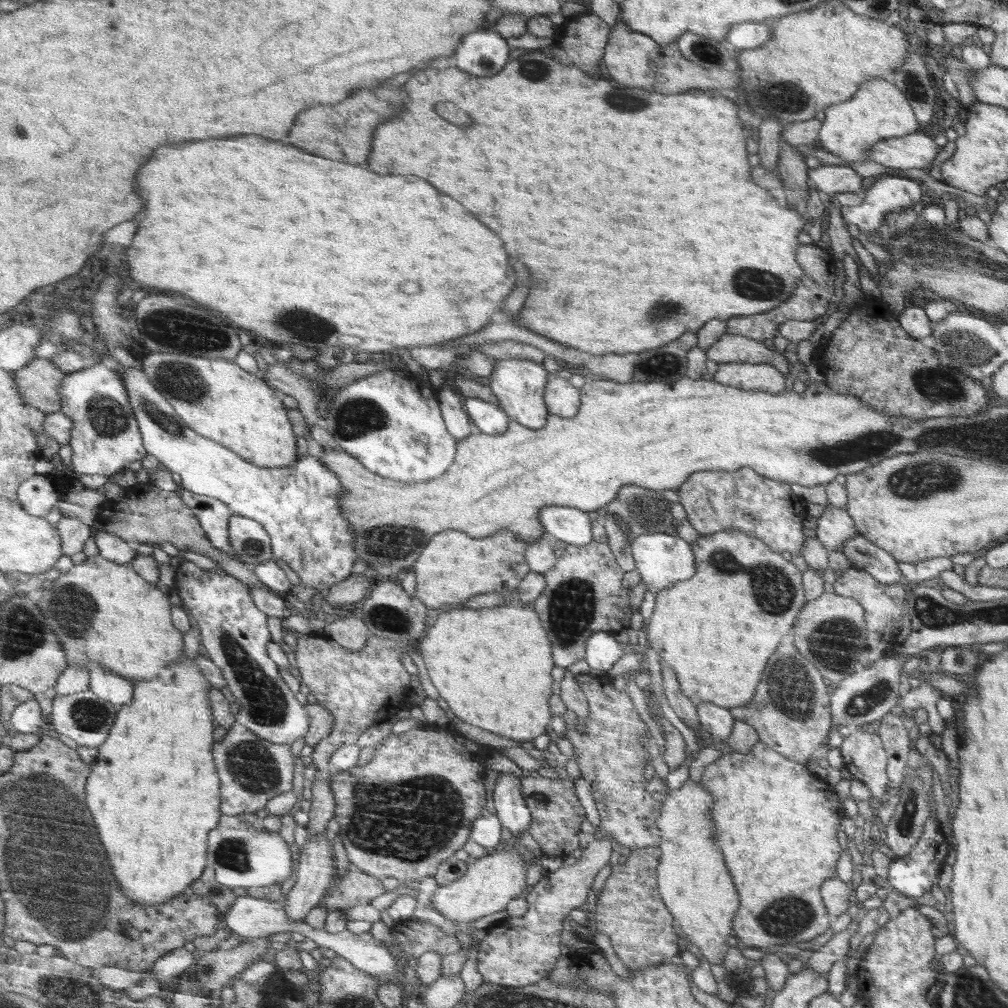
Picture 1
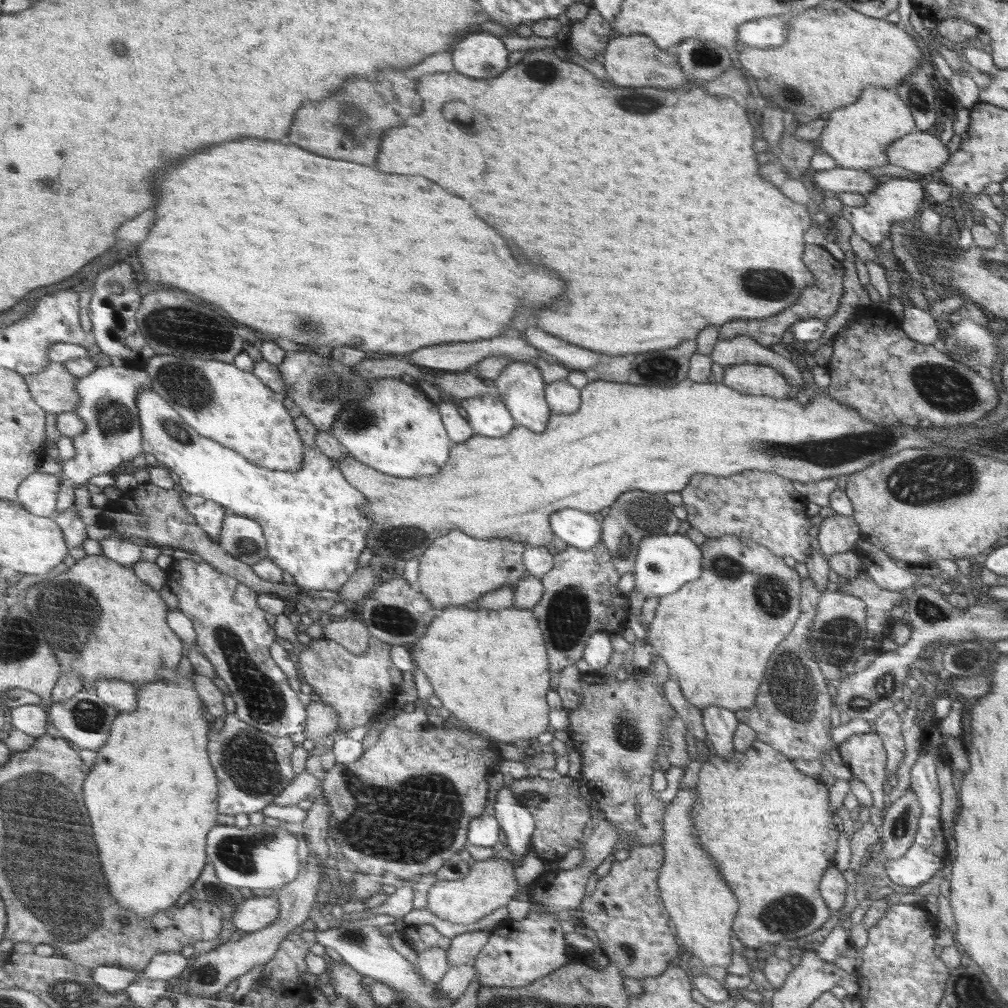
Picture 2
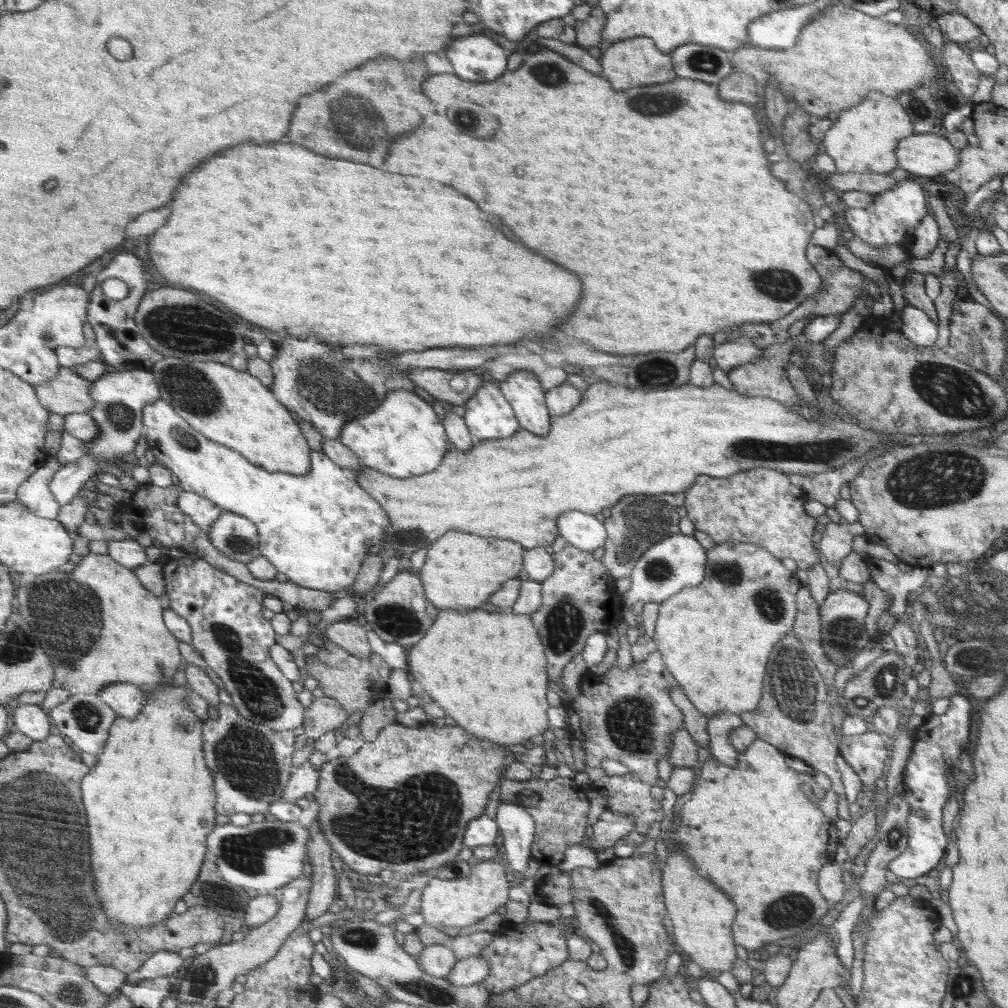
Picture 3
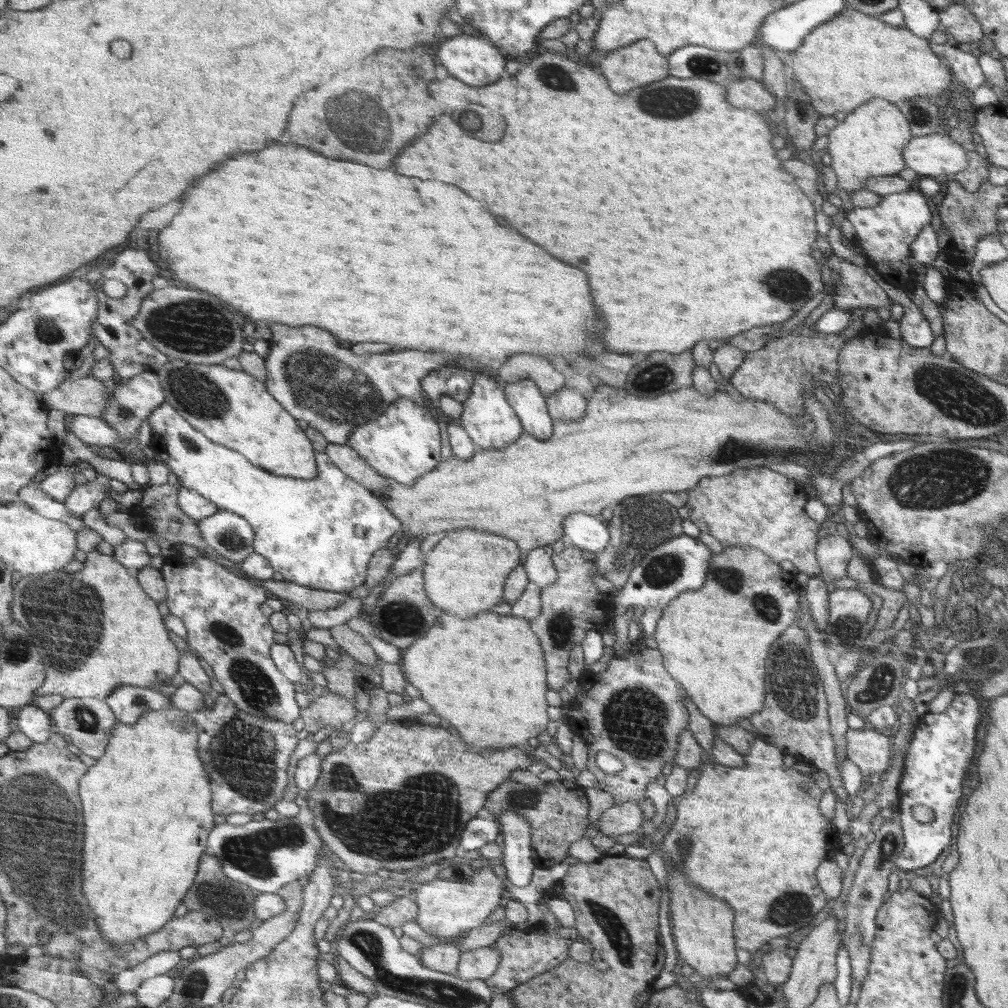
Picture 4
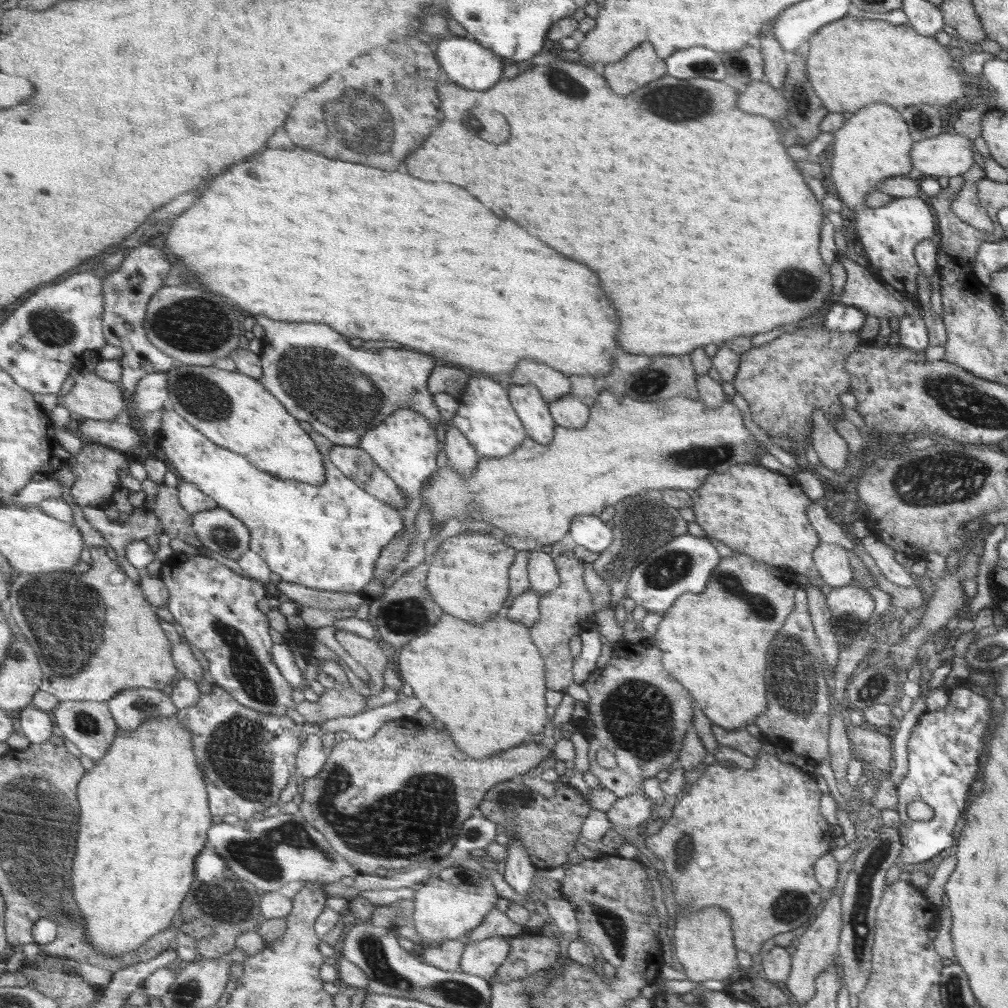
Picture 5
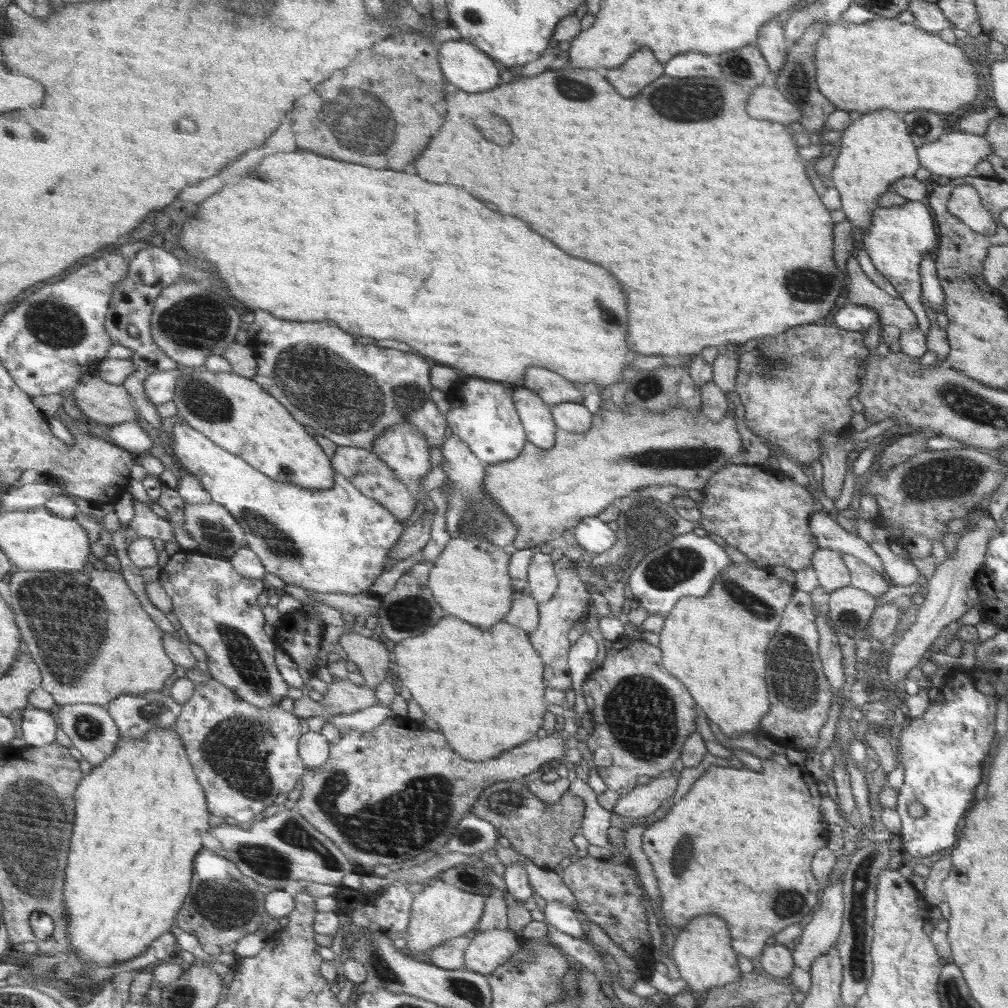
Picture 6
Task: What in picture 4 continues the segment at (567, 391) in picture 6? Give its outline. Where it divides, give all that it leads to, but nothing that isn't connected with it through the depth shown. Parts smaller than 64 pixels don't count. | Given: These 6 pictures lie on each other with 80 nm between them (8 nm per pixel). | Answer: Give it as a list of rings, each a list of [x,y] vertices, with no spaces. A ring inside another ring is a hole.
[[[532,354],[510,356],[510,359],[496,366],[494,374],[503,383],[520,379],[533,380],[546,396],[556,392],[556,389],[566,387],[567,381],[566,372],[557,371],[548,360]]]

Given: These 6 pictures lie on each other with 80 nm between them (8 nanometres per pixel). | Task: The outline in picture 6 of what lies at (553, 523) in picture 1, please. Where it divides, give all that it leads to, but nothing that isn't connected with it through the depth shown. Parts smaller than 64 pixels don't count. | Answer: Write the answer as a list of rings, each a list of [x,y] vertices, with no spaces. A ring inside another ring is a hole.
[[[597,516],[582,519],[573,530],[579,546],[592,555],[606,552],[617,539],[616,533],[608,527],[607,522]]]

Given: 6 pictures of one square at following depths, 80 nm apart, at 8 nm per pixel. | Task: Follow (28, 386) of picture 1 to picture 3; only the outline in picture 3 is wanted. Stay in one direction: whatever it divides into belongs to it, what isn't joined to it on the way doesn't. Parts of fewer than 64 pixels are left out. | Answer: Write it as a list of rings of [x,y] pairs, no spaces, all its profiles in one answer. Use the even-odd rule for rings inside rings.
[[[62,367],[60,375],[49,383],[37,386],[41,403],[52,413],[63,415],[90,413],[96,406],[93,381],[80,376],[74,368]]]

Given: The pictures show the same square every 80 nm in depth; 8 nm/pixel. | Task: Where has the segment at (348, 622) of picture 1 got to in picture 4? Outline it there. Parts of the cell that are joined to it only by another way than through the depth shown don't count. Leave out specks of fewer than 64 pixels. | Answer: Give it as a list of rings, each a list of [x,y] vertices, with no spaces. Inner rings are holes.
[[[348,625],[333,626],[329,628],[329,631],[336,644],[358,662],[372,668],[381,662],[366,638],[358,631],[353,631]]]

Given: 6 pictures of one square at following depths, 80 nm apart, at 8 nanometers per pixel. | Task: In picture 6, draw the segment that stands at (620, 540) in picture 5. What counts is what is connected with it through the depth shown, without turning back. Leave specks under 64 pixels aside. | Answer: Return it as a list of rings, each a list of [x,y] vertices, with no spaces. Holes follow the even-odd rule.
[[[640,496],[622,498],[620,516],[616,518],[616,524],[616,542],[606,552],[595,554],[590,564],[584,560],[578,561],[578,568],[582,568],[582,580],[586,580],[586,587],[595,586],[606,598],[612,614],[618,616],[626,598],[624,588],[634,567],[653,550],[664,546],[677,536],[693,532],[698,524],[678,515],[672,504],[656,501],[652,497],[642,499]]]

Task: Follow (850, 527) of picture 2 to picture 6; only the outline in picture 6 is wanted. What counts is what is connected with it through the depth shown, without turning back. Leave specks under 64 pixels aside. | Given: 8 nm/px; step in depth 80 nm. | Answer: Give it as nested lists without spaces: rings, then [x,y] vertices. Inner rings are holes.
[[[819,548],[814,552],[812,560],[819,586],[829,594],[852,584],[852,573],[842,560],[840,551]]]

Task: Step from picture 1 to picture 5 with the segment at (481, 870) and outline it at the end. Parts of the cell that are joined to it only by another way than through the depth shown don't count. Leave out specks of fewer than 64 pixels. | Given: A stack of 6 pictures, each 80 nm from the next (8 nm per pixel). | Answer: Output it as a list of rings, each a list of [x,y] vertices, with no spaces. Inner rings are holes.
[[[433,877],[417,886],[413,899],[414,912],[410,921],[414,922],[418,934],[426,942],[420,943],[422,950],[430,946],[438,946],[446,940],[465,939],[473,928],[480,926],[485,916],[493,911],[498,900],[498,894],[488,877],[483,877],[473,885],[460,885],[449,883],[444,879]]]

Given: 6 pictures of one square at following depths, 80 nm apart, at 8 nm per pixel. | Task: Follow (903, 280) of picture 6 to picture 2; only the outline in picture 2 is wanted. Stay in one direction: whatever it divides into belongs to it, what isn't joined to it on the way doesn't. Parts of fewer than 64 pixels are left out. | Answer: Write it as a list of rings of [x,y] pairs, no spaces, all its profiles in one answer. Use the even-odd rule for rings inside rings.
[[[893,178],[887,182],[880,183],[866,195],[866,203],[855,208],[844,206],[842,213],[844,220],[852,224],[854,233],[861,236],[866,242],[876,245],[889,238],[892,222],[916,218],[914,214],[916,214],[920,202],[924,198],[924,188],[920,186],[920,182],[914,182],[914,180]]]

